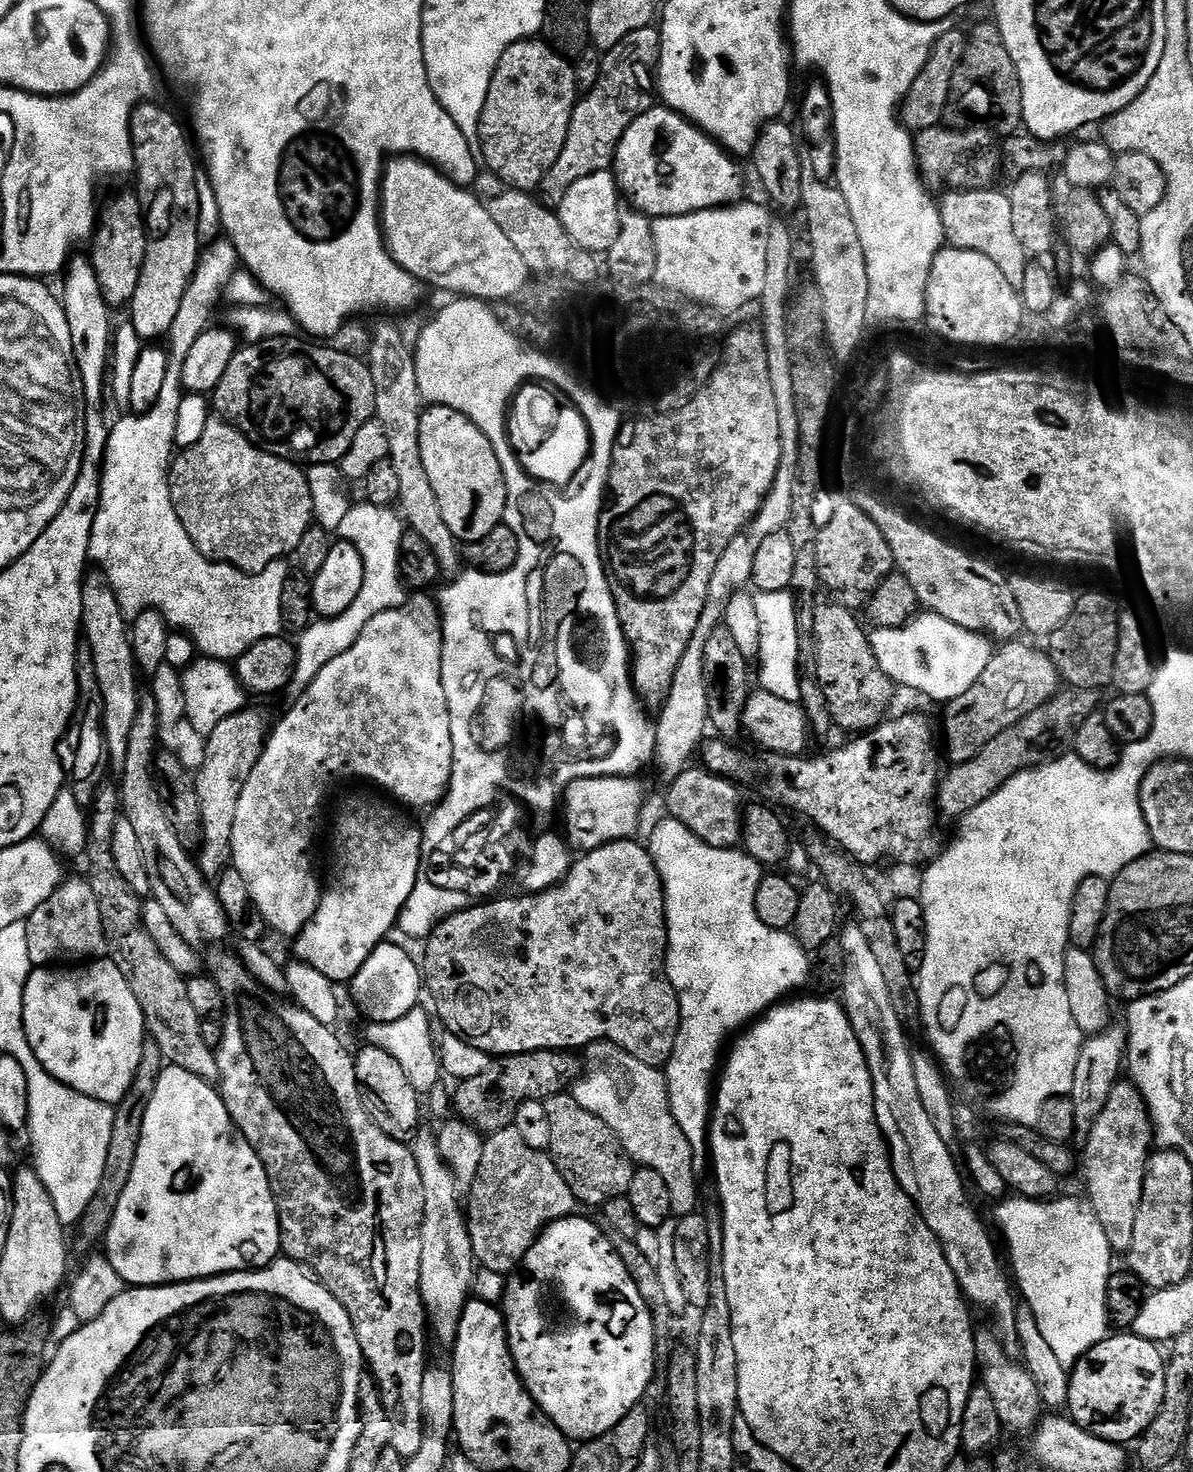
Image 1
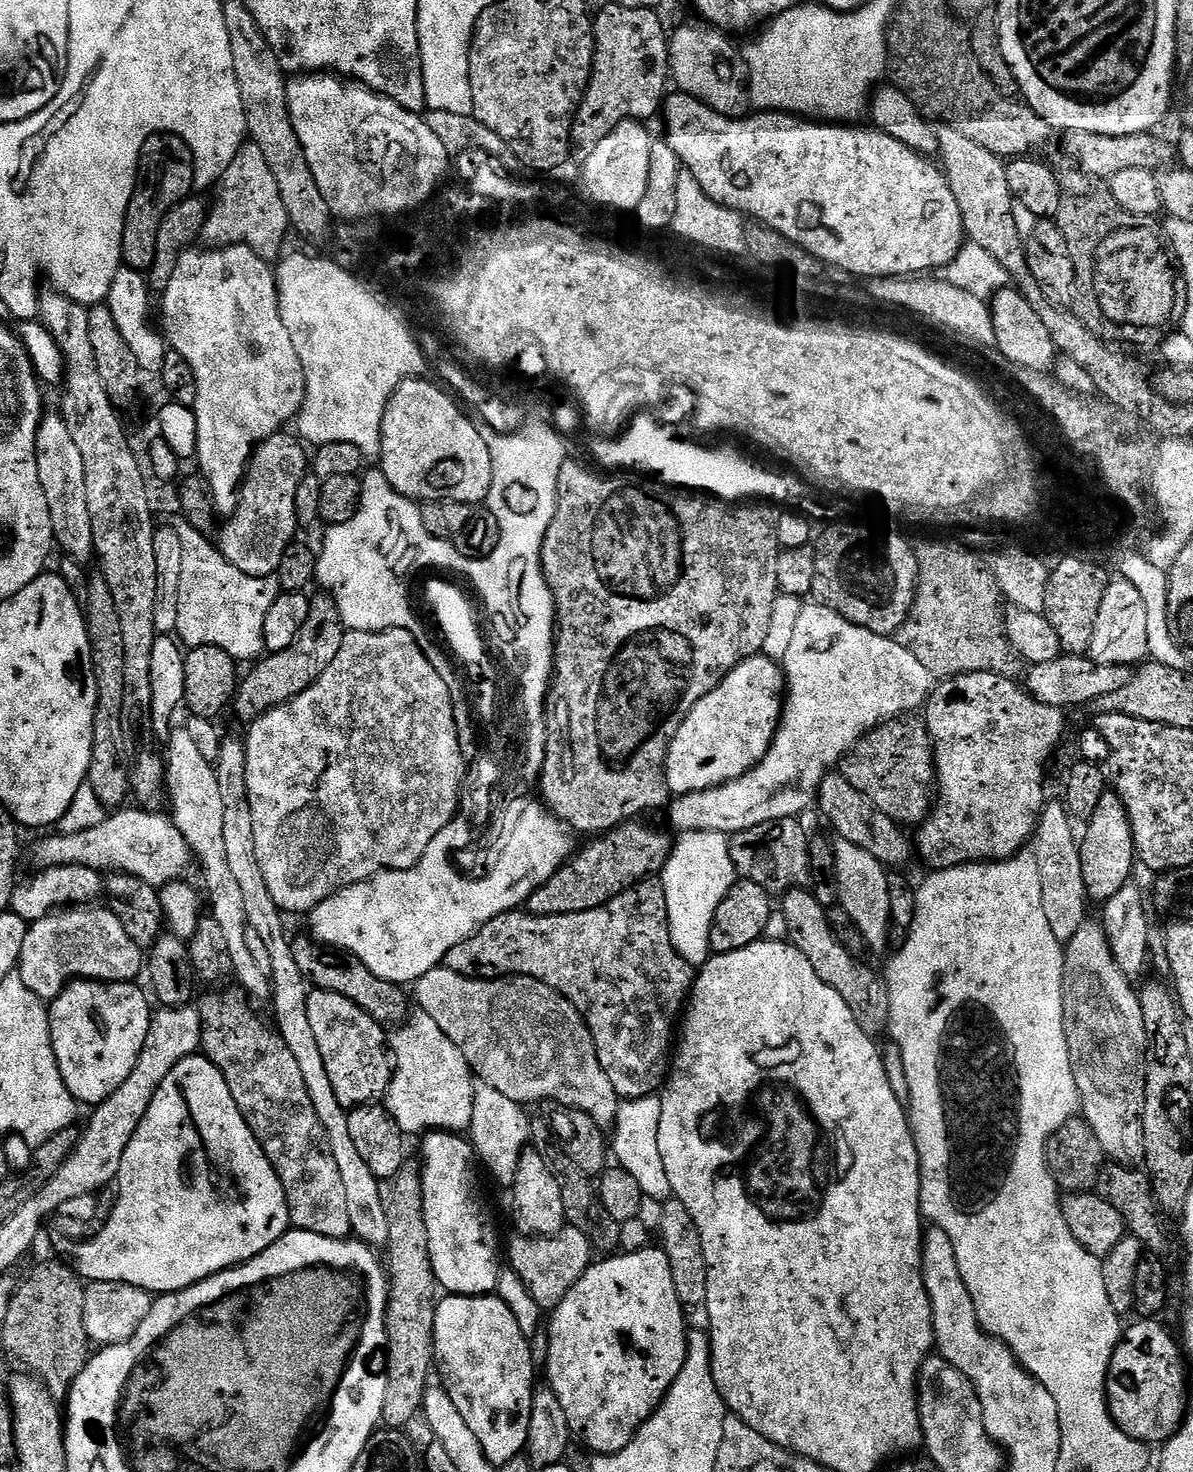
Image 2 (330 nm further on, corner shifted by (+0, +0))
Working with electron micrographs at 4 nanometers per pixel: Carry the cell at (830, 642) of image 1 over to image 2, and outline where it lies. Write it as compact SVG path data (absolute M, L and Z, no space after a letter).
M897 718L873 729L856 745L842 768L842 775L854 790L866 794L882 814L901 826L920 826L928 819L934 807L934 781L938 776L928 725L923 719L912 719L916 718Z

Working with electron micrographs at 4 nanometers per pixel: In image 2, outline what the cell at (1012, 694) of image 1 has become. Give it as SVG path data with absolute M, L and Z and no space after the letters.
M1071 654L1061 655L1060 659L1054 662L1031 665L1027 670L1027 692L1046 706L1065 710L1076 708L1079 704L1091 706L1098 698L1106 698L1106 694L1122 690L1122 686L1131 683L1134 675L1133 669L1127 664L1099 664L1087 655Z

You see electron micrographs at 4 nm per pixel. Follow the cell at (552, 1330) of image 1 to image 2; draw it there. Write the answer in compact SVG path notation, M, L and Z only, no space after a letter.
M649 1246L640 1252L624 1252L623 1254L612 1254L601 1262L593 1263L588 1268L584 1277L576 1283L574 1290L570 1292L551 1313L552 1325L548 1328L548 1374L550 1386L556 1397L562 1402L562 1410L566 1410L566 1420L570 1422L573 1433L580 1436L593 1449L596 1454L611 1454L621 1452L639 1432L640 1427L664 1403L665 1397L672 1389L680 1372L684 1369L686 1356L688 1354L689 1325L684 1325L686 1309L680 1302L680 1295L674 1286L674 1274L670 1270L670 1258L665 1254L663 1247Z

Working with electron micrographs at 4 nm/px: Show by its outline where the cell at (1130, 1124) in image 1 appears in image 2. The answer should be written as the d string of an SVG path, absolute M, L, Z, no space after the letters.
M1086 922L1066 946L1066 983L1064 1022L1068 1030L1068 1049L1072 1051L1072 1069L1080 1091L1083 1119L1098 1134L1109 1161L1120 1166L1144 1164L1144 1103L1150 1063L1150 1037L1142 1014L1137 989L1114 956L1108 931L1103 923Z

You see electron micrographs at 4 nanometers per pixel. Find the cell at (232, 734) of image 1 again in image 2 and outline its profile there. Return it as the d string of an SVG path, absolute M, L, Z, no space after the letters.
M320 594L324 596L311 597L312 605L310 606L310 614L306 618L306 626L302 626L300 636L294 642L294 646L290 646L286 650L277 652L275 654L268 654L263 657L253 667L252 673L248 677L243 677L242 683L239 685L234 701L234 712L241 716L245 722L251 722L264 713L271 711L272 708L279 707L280 704L289 704L294 698L298 698L298 694L306 691L316 680L320 679L320 675L332 665L334 658L338 658L338 650L342 650L344 645L344 633L346 631L340 611L336 608L336 601L332 599L331 595Z

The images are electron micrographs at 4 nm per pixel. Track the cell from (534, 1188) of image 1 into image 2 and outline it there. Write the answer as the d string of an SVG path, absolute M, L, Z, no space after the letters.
M565 1226L557 1236L537 1238L520 1234L517 1237L509 1248L507 1245L507 1263L508 1260L512 1263L517 1278L528 1287L533 1302L540 1308L554 1310L594 1263L594 1245L589 1233L575 1226Z

